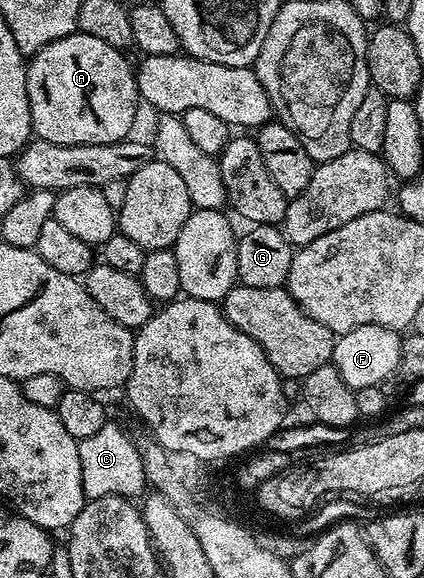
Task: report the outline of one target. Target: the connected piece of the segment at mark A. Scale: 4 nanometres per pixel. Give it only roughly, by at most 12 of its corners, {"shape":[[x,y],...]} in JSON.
{"shape":[[80,31],[32,54],[33,133],[60,145],[126,140],[134,66]]}

